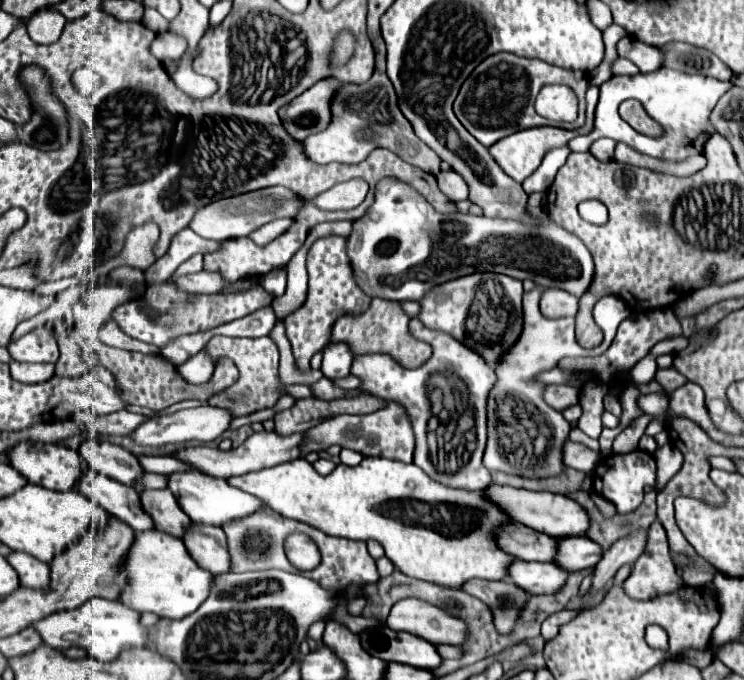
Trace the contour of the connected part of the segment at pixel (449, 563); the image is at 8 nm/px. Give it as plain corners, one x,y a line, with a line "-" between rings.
363,458
359,466
337,466
333,474
321,476
305,460
291,460
289,464
277,464
277,468
265,468
249,472
245,476
235,476
227,480
231,486
257,496
265,506
279,512
285,518
305,522
329,536
341,536
351,540
377,540
385,548
385,556
411,578
433,582
445,588
459,588
469,578
483,580
507,580
507,566
513,556
505,554
493,542
493,530
509,518
487,498
483,492
455,490
431,480
419,466
401,464
387,458

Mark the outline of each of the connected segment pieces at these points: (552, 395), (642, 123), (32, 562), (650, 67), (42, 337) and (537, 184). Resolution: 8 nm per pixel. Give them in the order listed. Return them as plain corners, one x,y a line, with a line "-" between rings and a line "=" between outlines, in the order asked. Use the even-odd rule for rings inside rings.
561,384
561,386
547,386
543,398
555,410
565,410
565,408
577,404
579,390
573,388
573,386
565,386
565,384
=
625,100
619,106
619,114
621,118
625,118
629,122
629,126
633,126
635,130
639,130
645,136
651,136
651,138
663,136
661,126
645,112
645,108
641,106
641,102
637,100
=
11,552
7,556
9,564
17,570
19,574
19,580
23,586
29,586
29,588
47,588
49,584
49,568
47,564
39,562
37,558
29,556
27,552
=
619,40
617,42
617,54
621,58
627,58
627,60
635,62
635,66
643,74
657,70
661,66
661,60
663,60
663,54
661,54
659,48
647,46
639,40
=
35,328
29,334
7,346
13,360
21,362
51,362
55,364
59,358
59,346
47,328
=
567,146
551,150
551,152
543,158
541,166
533,172
533,176
529,176
529,178
522,183
523,190
525,190
527,194
533,194
533,192
545,193
548,191
549,186
553,184
553,178
555,178
555,174
557,174
557,170
565,164
567,156
569,156
569,148
567,148

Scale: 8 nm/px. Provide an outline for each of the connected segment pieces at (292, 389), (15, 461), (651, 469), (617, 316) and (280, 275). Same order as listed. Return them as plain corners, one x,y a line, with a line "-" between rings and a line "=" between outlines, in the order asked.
295,384
295,386
285,386
285,392
283,392
283,394
289,394
289,396
293,396
295,400
313,396
313,394
311,394
311,388
309,388
309,386
301,386
301,384
=
19,444
13,452
7,452
9,464
23,472
25,480
31,484
41,484
49,490
73,490
79,476
83,474
81,458
67,446
61,444
=
633,450
629,454
609,454
605,456
593,472
593,490
615,504
619,514
629,514
643,502
643,488
655,486
655,458
645,450
=
605,296
601,298
593,308
593,318
597,326
603,330
603,342
591,350
607,350
613,342
613,336
617,332
617,326
629,316
627,304
617,296
=
277,268
277,270
269,272
269,276
261,276
261,286
263,286
271,296
283,296
285,284
287,284
285,268

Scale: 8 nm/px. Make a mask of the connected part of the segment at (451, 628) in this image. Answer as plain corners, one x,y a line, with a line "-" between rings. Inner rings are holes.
405,598
393,604
387,618
387,626
393,630
405,630
421,636
431,644
461,646
467,626
463,620
451,616
445,608
431,606
417,598

